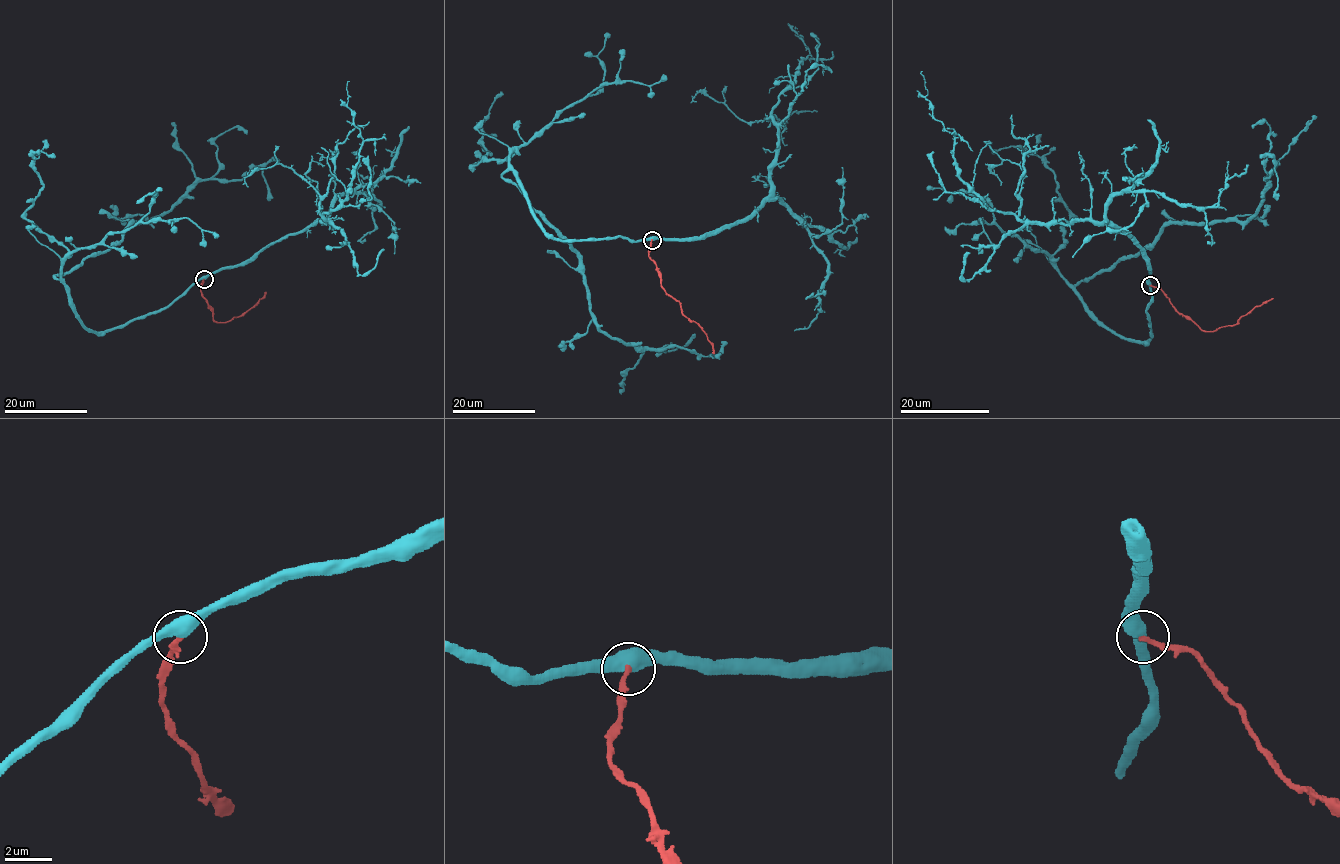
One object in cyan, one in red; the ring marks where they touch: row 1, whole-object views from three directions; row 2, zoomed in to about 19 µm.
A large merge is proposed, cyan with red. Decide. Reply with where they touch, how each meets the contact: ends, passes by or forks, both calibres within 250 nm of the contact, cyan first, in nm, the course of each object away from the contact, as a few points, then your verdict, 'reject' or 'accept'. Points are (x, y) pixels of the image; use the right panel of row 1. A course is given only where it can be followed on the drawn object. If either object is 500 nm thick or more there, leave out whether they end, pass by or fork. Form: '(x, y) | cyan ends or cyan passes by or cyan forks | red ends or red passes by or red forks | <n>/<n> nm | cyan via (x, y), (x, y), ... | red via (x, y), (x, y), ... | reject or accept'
(1150, 285) | 500/190 nm | cyan via (1150, 284), (1146, 341), (1111, 332), (1075, 290), (1141, 254), (1170, 224), (1248, 219), (1276, 162), (1278, 199) | red via (1150, 285), (1159, 287), (1179, 313), (1189, 316), (1206, 331), (1236, 324), (1256, 306), (1273, 298) | reject

